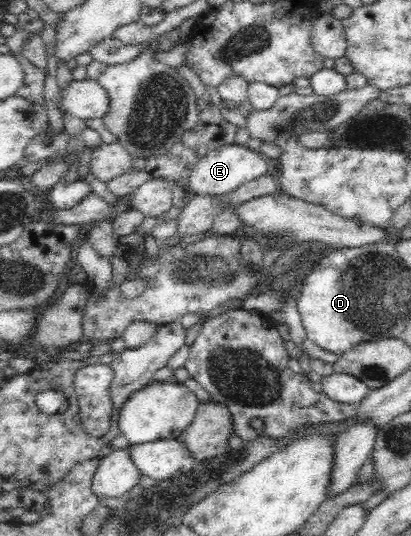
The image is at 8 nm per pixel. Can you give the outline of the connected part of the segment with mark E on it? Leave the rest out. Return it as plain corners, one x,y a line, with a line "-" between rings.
228,144
210,150
202,156
189,175
188,195
221,195
235,190
238,186
267,173
267,162
257,150
251,150
247,145

